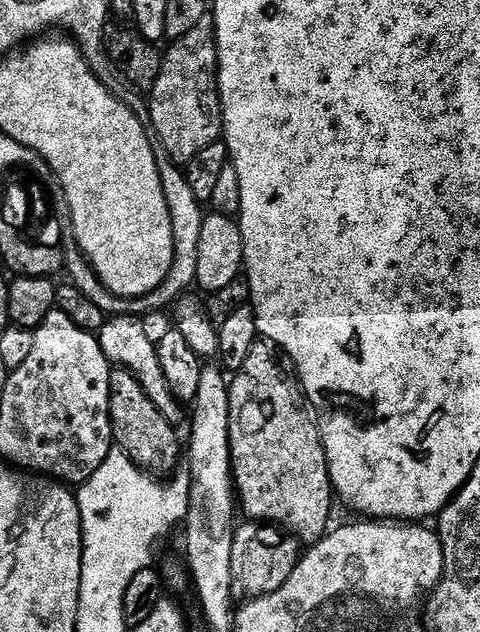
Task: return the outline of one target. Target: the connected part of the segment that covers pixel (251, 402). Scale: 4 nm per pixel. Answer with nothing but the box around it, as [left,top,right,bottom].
[228,342,334,546]

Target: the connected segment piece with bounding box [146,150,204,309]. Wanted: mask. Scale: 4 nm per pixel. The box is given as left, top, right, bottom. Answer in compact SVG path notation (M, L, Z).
M160 150L156 153L156 165L158 174L162 178L162 190L166 198L166 206L170 212L170 222L173 230L173 254L175 263L171 267L171 272L165 277L164 283L160 287L149 292L147 303L157 304L158 307L166 309L178 296L185 291L184 284L191 285L196 278L196 254L198 250L198 238L200 237L201 222L203 220L202 204L194 196L187 178L182 171L181 165L177 161L170 159L168 153Z

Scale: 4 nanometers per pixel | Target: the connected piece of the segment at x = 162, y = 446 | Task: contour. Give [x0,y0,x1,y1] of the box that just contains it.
[109,367,182,474]

